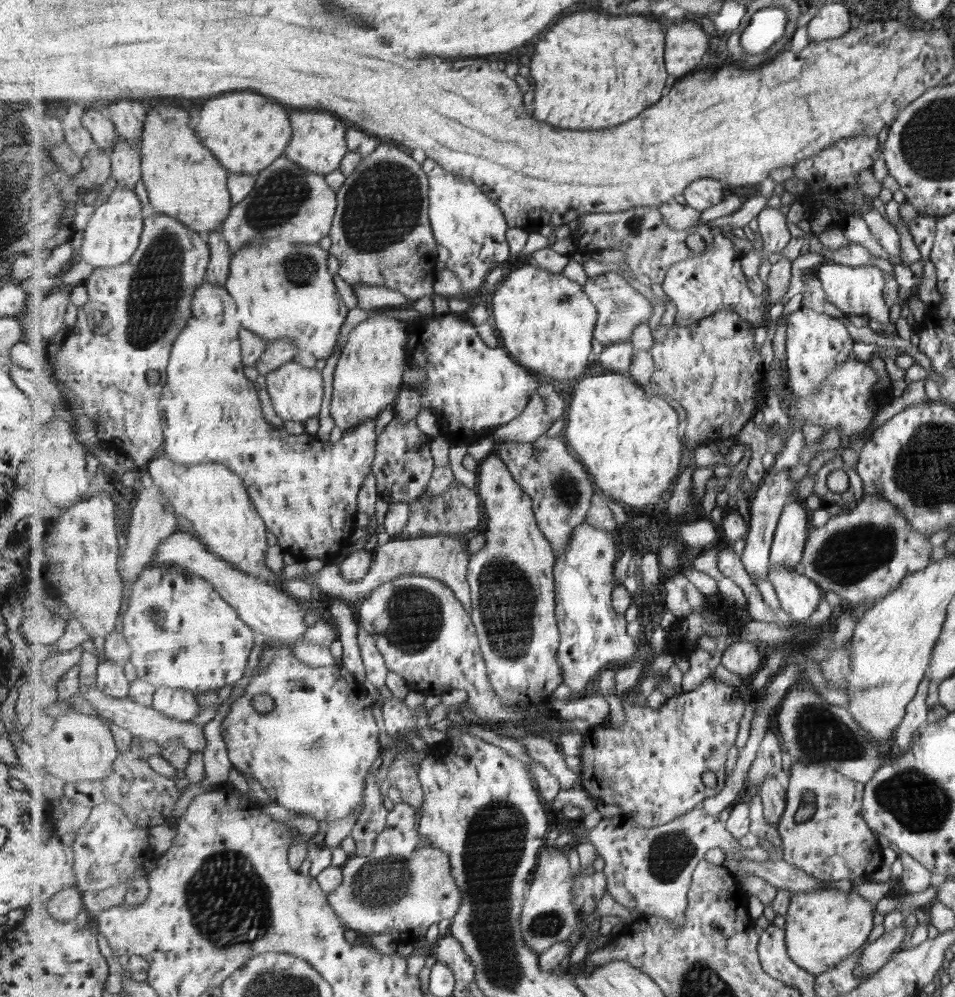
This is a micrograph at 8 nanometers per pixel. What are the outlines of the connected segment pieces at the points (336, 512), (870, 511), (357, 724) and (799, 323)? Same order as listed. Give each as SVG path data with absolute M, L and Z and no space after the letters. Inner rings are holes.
M209 281L203 283L194 292L192 310L193 318L174 343L167 368L168 380L159 403L162 429L166 435L162 453L187 467L205 463L227 465L243 477L254 505L281 548L297 546L298 558L307 561L317 558L328 564L350 543L348 539L355 527L360 490L376 459L378 436L375 434L375 421L349 429L340 442L321 442L316 435L305 432L289 434L284 428L270 424L261 410L258 386L245 376L239 340L239 333L245 326L239 316L239 304L227 290L227 282L224 287Z
M865 494L865 497L849 514L830 517L825 526L811 527L809 538L806 544L802 563L804 574L824 591L833 591L841 597L845 604L875 604L887 593L898 589L902 578L906 574L924 569L929 565L929 542L927 534L919 534L910 525L905 515L887 499L881 498L878 494Z
M282 646L277 650L273 662L259 675L255 676L246 688L245 694L237 698L232 704L231 712L222 724L222 735L225 737L227 748L231 762L234 768L238 769L245 776L251 776L257 779L262 785L264 791L270 798L270 802L282 805L288 811L305 815L317 821L337 821L351 817L355 813L355 809L364 801L364 791L366 790L366 779L368 778L369 768L371 764L375 764L375 760L381 754L379 746L379 726L377 726L377 718L373 716L372 703L373 700L369 695L369 690L363 686L363 683L343 664L329 665L327 667L313 667L299 660L293 655L291 648ZM257 694L268 694L274 701L274 709L268 713L257 712L253 708L253 698Z
M802 308L793 315L788 316L787 324L787 385L798 396L812 396L816 394L821 385L829 379L831 371L847 362L852 356L855 342L847 326L821 312L809 308Z

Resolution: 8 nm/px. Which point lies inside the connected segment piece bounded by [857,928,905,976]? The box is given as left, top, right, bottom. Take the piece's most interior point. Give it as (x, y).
(876, 954)

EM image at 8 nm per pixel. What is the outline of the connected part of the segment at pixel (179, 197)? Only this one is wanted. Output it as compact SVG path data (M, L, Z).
M157 104L151 112L148 112L141 140L142 153L142 182L147 190L149 205L148 211L161 213L178 218L188 227L208 237L211 232L223 228L226 218L230 216L234 208L232 194L227 188L227 168L213 156L207 146L203 146L201 138L197 136L197 130L193 130L191 116L185 108L175 104Z

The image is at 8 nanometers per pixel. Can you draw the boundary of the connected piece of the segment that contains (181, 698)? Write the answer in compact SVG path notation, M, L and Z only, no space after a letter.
M159 686L156 689L153 707L155 710L181 721L199 718L199 714L203 714L204 709L191 691L174 691L165 686Z

